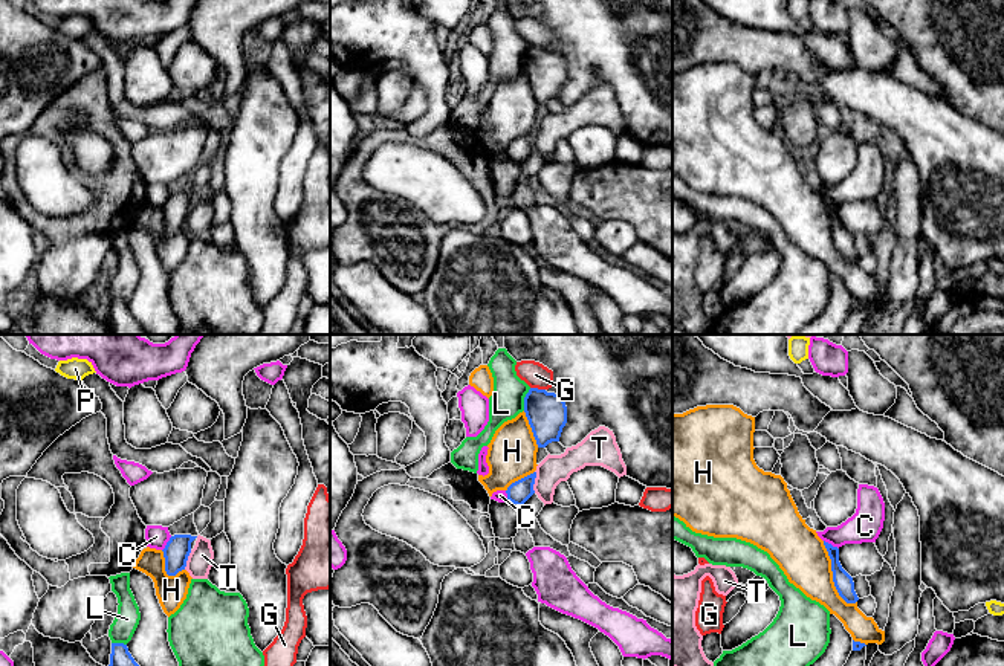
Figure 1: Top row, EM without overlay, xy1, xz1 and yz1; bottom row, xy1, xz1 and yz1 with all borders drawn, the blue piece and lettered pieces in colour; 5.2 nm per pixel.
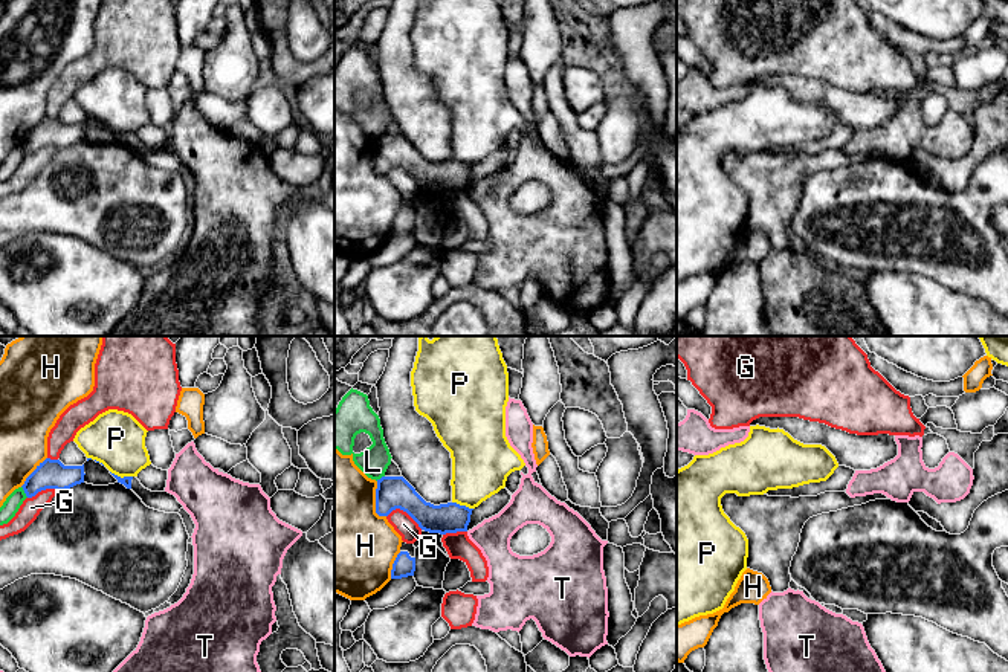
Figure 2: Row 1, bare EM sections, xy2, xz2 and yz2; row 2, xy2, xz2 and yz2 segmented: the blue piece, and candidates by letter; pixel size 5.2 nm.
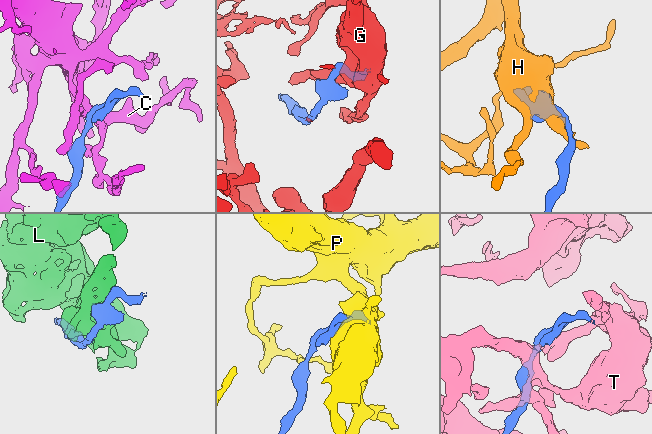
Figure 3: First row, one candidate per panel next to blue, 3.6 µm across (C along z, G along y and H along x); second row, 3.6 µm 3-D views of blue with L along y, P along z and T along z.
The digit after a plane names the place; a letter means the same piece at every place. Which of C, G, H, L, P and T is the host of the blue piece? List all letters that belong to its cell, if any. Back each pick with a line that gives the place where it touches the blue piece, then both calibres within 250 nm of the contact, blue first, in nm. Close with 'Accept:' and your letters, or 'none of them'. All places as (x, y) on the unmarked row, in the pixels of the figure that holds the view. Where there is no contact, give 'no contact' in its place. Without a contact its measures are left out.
Accept: none of them

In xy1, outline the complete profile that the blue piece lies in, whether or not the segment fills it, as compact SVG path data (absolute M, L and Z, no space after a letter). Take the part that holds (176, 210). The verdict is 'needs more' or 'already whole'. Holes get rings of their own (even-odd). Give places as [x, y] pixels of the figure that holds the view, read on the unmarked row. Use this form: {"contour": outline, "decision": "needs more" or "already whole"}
{"contour": "M174 192L167 200L164 209L165 229L168 234L176 234L179 229L185 228L188 214L191 211L191 200L197 194L191 192Z", "decision": "already whole"}

